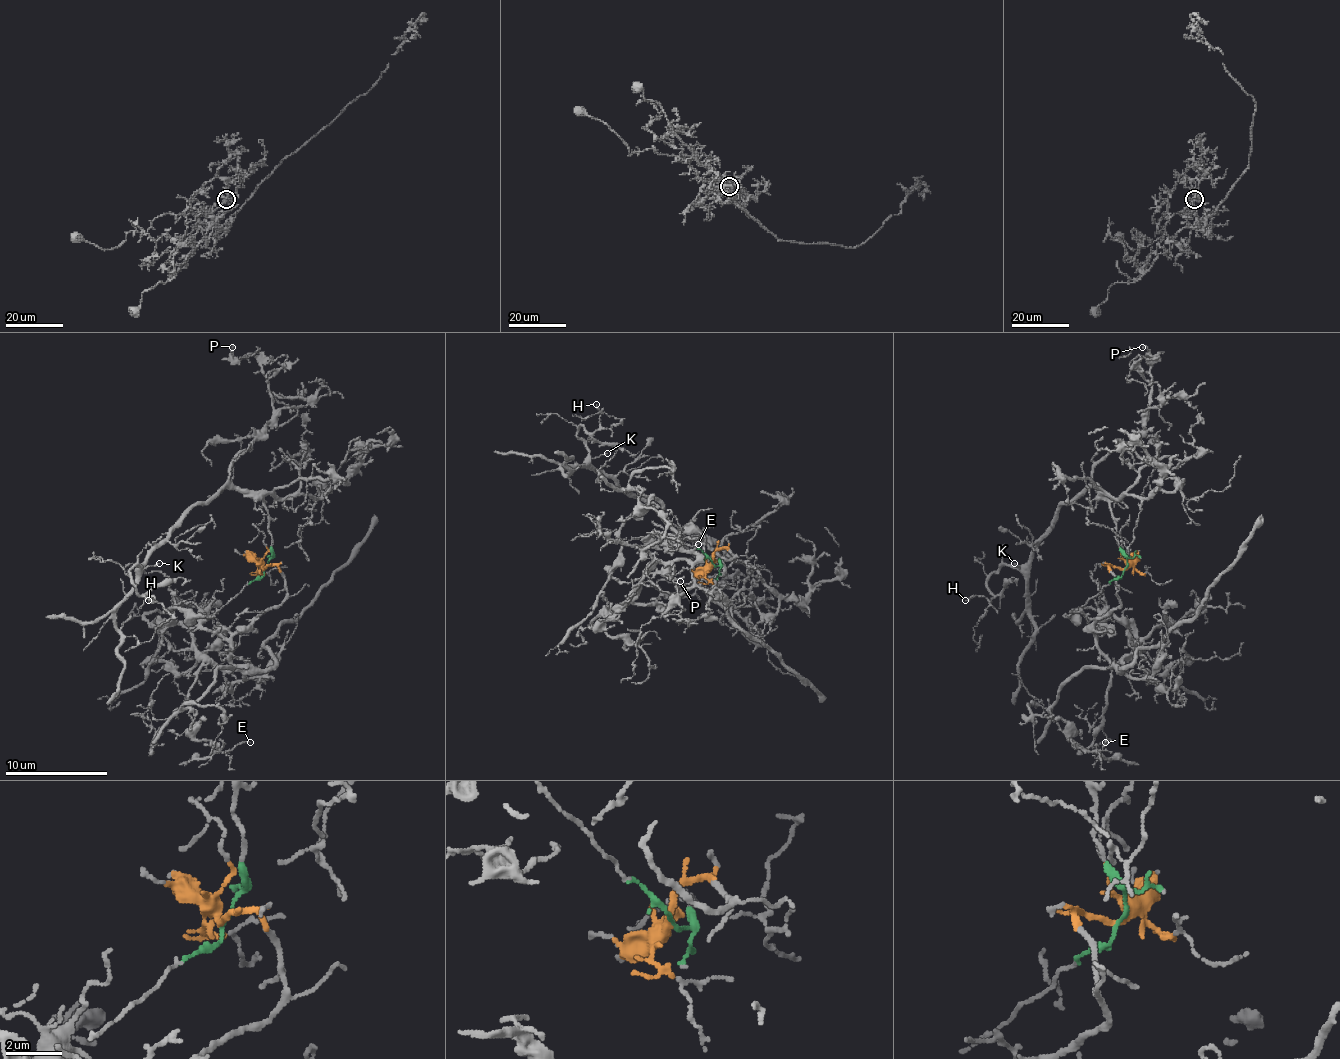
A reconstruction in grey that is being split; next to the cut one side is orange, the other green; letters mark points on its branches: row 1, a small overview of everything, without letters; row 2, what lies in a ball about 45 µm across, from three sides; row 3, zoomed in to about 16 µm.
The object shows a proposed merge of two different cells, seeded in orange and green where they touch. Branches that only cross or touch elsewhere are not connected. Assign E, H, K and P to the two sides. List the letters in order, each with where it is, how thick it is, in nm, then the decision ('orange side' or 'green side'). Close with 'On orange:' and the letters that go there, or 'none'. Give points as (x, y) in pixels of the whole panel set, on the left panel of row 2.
E: place (250, 742); calibre 110 nm; orange side
H: place (148, 600); calibre 110 nm; green side
K: place (159, 563); calibre 100 nm; green side
P: place (232, 347); calibre 110 nm; green side
On orange: E

